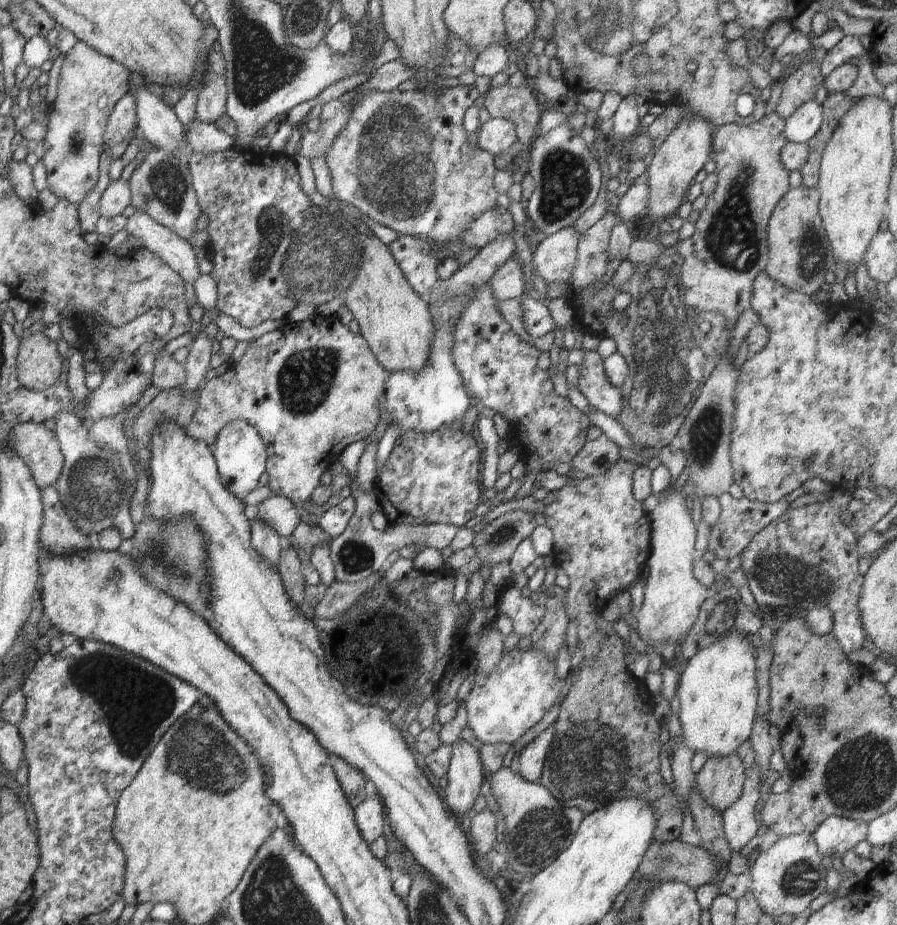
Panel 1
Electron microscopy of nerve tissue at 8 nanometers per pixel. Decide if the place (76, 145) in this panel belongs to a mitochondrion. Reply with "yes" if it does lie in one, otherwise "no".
yes

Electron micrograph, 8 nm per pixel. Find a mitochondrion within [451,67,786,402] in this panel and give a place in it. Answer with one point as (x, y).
(733, 232)

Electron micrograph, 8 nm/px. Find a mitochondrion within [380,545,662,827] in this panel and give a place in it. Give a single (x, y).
(589, 762)

